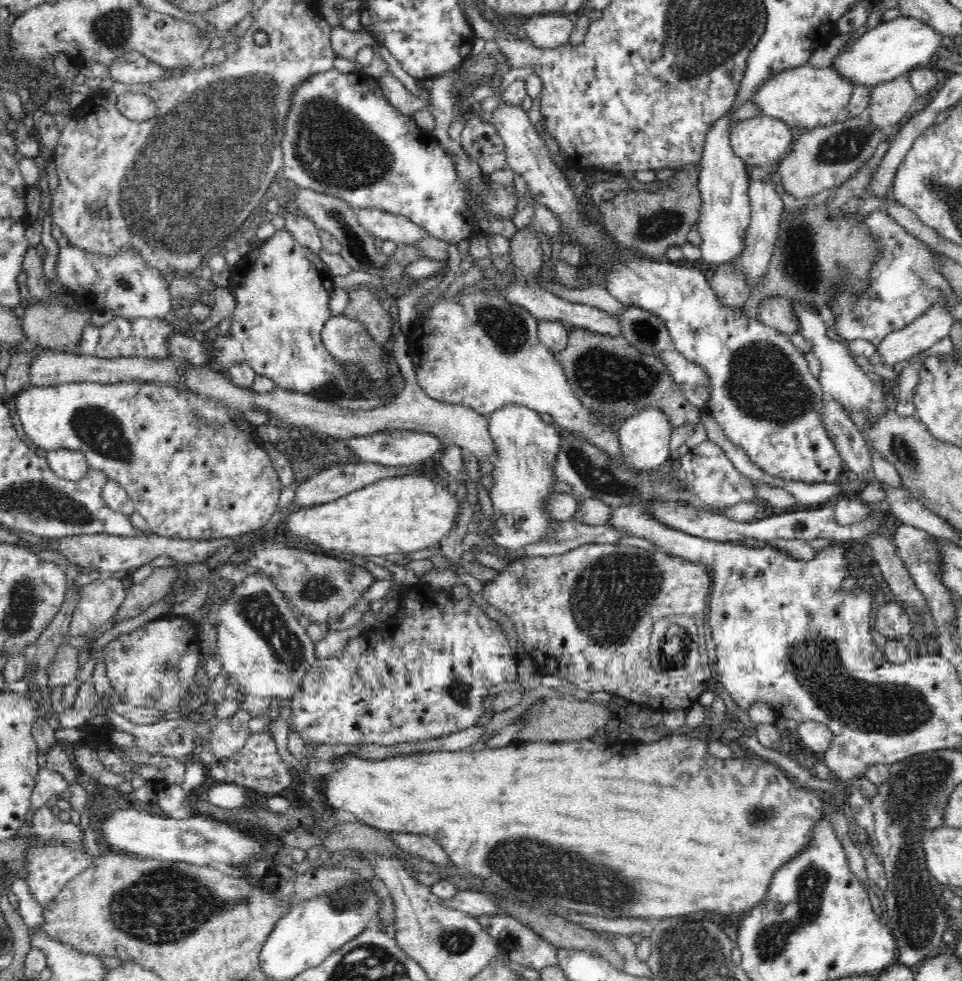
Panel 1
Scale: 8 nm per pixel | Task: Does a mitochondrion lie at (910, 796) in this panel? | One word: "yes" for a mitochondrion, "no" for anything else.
yes

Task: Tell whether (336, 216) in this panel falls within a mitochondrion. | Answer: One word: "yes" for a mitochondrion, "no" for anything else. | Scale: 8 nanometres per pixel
yes

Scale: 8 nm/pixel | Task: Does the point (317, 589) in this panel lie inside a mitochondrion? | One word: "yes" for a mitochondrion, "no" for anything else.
yes

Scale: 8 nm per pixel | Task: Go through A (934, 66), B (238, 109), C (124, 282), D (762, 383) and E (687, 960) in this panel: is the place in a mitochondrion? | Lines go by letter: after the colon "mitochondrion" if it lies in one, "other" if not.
A: other
B: mitochondrion
C: mitochondrion
D: mitochondrion
E: mitochondrion

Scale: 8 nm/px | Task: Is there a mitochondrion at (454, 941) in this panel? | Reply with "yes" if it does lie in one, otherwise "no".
yes

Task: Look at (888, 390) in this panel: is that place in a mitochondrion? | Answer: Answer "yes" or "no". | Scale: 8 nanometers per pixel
no

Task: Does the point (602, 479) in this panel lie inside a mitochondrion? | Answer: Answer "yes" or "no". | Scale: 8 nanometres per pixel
yes

